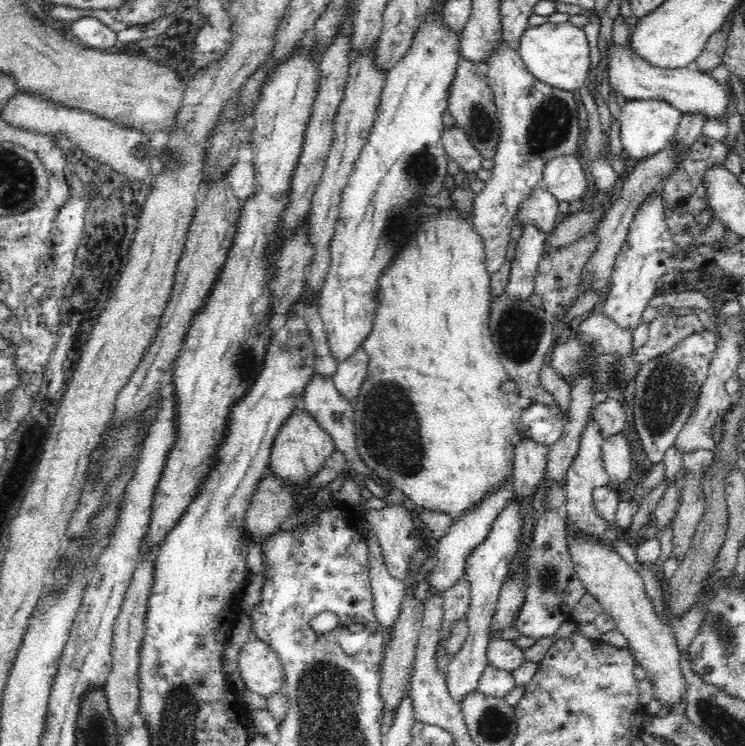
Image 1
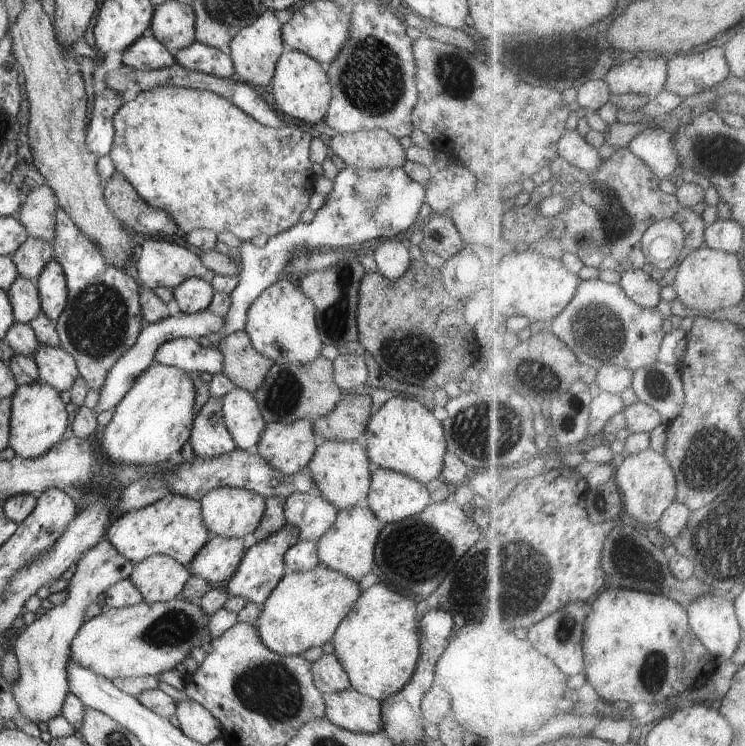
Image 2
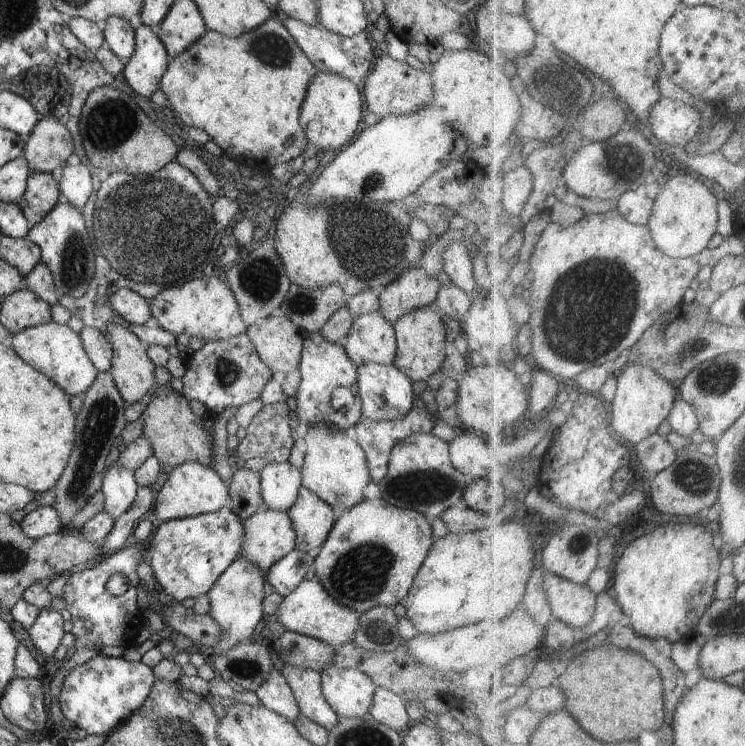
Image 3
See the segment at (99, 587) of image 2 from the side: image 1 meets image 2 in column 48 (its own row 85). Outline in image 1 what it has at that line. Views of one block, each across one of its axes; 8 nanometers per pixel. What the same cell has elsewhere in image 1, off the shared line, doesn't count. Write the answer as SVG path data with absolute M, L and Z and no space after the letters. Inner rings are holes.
M611 43L608 46L606 58L608 58L607 72L611 90L615 90L621 101L632 99L664 100L668 102L668 104L672 104L672 107L678 109L682 114L700 113L706 120L727 120L727 118L723 116L729 103L725 88L715 78L712 78L711 75L707 75L705 72L700 72L692 66L679 69L664 69L652 66L652 64L646 62L639 54L636 54L629 44L614 45Z

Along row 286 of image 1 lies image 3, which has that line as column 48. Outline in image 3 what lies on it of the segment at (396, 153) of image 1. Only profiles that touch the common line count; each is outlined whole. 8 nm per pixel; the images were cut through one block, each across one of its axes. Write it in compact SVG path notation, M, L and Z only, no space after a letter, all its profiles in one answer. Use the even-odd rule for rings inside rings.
M50 321L40 326L25 328L12 336L10 347L14 348L14 352L21 356L26 364L44 373L44 376L53 380L68 396L83 396L99 373L86 354L80 335L68 325Z

